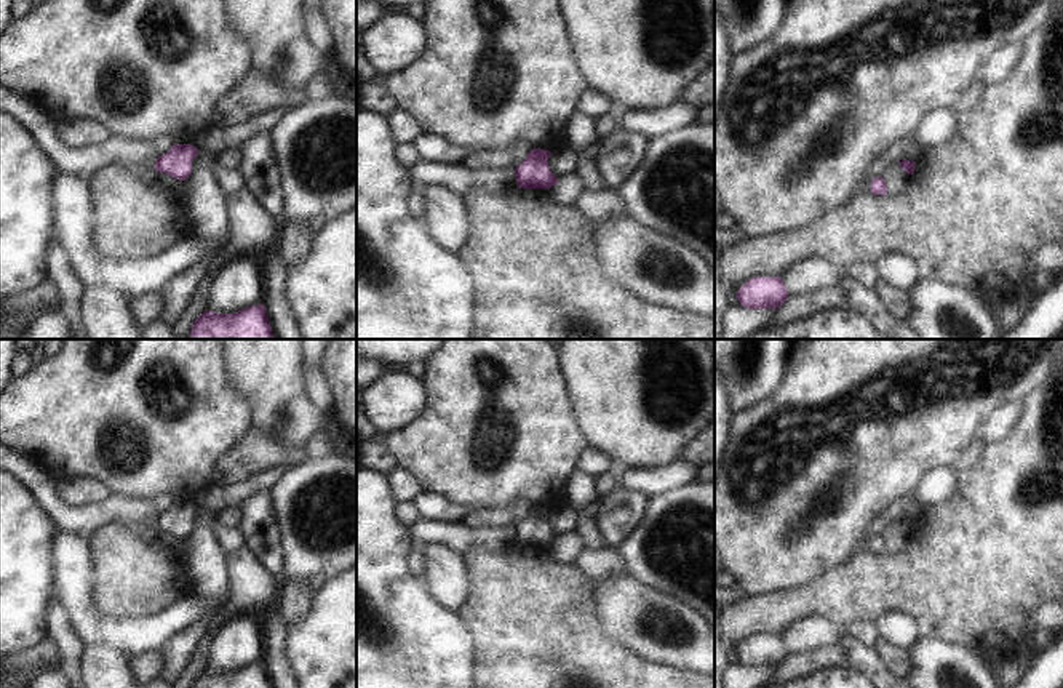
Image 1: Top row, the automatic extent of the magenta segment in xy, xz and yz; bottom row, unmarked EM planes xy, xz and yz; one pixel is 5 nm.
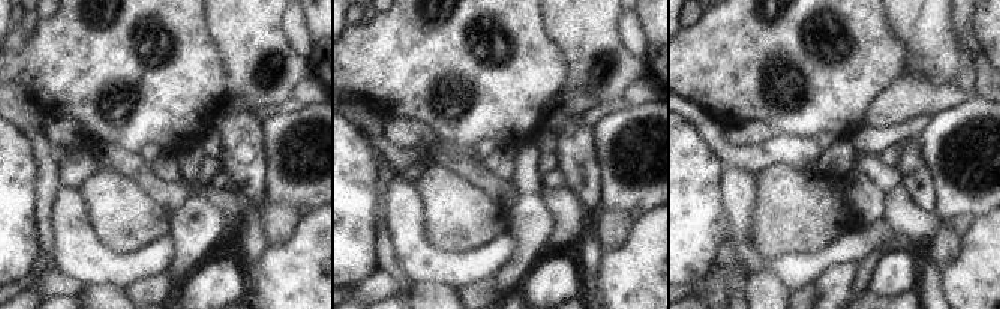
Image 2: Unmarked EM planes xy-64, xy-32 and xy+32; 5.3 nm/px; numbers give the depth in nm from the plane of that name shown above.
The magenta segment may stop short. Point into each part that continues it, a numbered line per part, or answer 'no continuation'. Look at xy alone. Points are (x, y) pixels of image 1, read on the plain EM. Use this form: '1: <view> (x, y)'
no continuation

